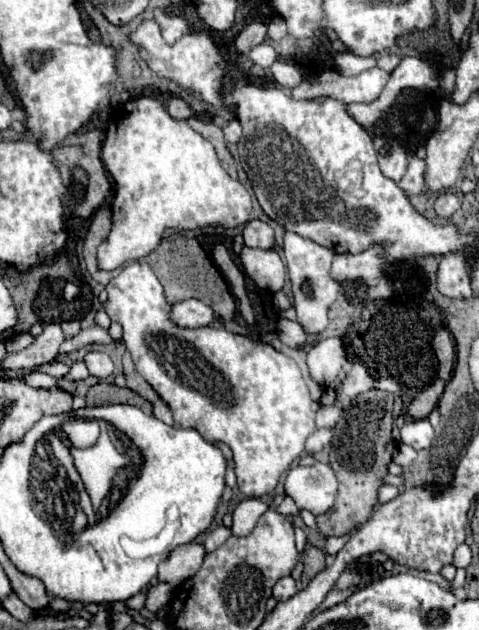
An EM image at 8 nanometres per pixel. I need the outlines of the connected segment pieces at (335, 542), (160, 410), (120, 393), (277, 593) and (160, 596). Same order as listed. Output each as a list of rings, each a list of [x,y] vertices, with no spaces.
[[[350,534],[348,536],[342,536],[342,538],[328,538],[326,540],[326,554],[334,558],[340,552],[340,548],[348,542],[348,538],[350,538]]]
[[[156,400],[154,402],[154,416],[158,420],[162,420],[164,424],[174,424],[174,418],[172,418],[172,412],[168,408],[168,404],[164,400]]]
[[[98,382],[96,386],[92,386],[86,394],[88,406],[104,406],[104,404],[132,404],[142,408],[144,412],[152,414],[152,404],[140,396],[136,396],[132,390],[128,388],[118,388],[116,384],[106,384],[106,382]]]
[[[290,576],[280,578],[280,580],[274,584],[274,598],[276,598],[276,602],[288,600],[288,598],[292,598],[296,592],[298,592],[296,582],[294,582]]]
[[[154,582],[154,584],[146,590],[144,606],[146,606],[152,614],[158,614],[158,612],[170,602],[170,594],[172,594],[172,586],[170,586],[170,584]]]

